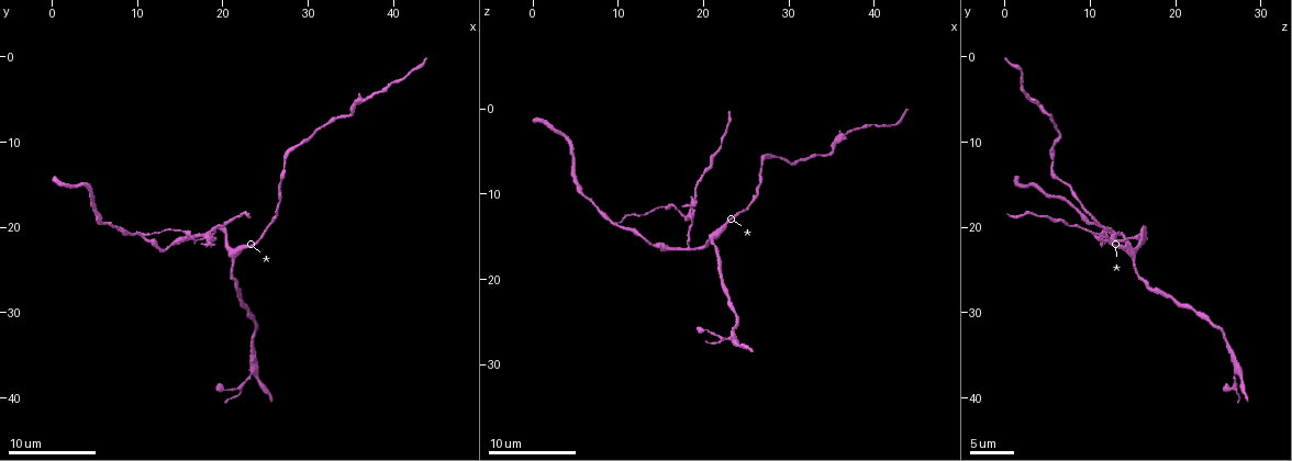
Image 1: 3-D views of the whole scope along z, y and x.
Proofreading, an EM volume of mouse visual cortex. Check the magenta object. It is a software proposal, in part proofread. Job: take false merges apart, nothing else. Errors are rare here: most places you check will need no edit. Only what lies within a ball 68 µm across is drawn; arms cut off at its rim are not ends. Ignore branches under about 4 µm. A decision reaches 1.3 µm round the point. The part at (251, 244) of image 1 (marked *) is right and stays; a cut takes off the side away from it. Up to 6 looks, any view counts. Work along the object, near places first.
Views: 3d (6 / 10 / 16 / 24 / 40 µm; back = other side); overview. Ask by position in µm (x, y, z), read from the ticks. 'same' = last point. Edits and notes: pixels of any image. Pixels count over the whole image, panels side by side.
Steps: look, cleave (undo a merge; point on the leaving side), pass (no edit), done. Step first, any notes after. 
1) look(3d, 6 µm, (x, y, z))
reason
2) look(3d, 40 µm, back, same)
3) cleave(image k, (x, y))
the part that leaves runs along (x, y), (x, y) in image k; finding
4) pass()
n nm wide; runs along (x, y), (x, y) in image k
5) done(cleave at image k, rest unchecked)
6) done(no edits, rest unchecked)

look(3d, 6 µm, (18.2, 21.2, 12.6))
four-way junction

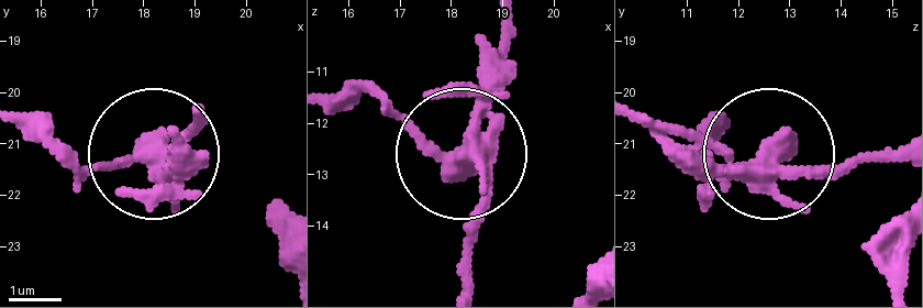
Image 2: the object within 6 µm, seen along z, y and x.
cleave(image 2, (188, 140))
360 nm wide; the part that leaves runs along (755, 169), (680, 165), (641, 130) in image 2; a second cell is stuck on

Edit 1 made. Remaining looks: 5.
look(3d, 10 µm, (21.2, 23.8, 15.2))

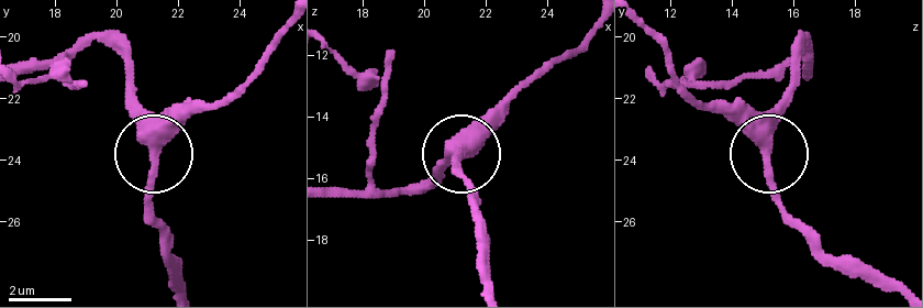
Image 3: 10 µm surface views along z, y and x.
pass()
side arm 27 µm; runs along (215, 101), (157, 154), (155, 222) in image 3; all the same cell

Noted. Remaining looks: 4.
look(3d, 6 µm, (36.8, 4.8, 2.8))
side arm on a straight run

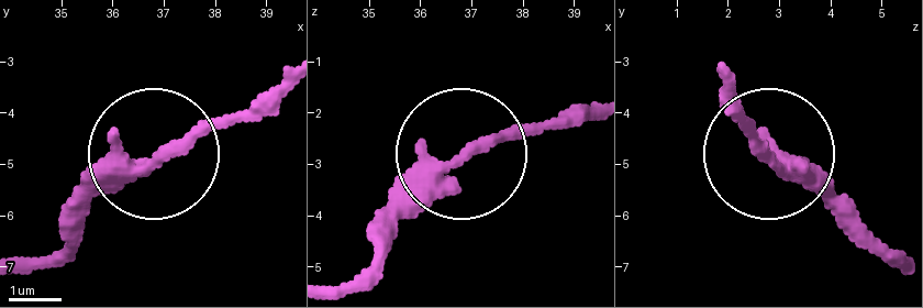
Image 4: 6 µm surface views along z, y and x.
pass()
260 nm wide; runs along (903, 271), (776, 169), (727, 96) in image 4; one cell here

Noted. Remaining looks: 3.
done(cleave at image 2, rest unchecked)

